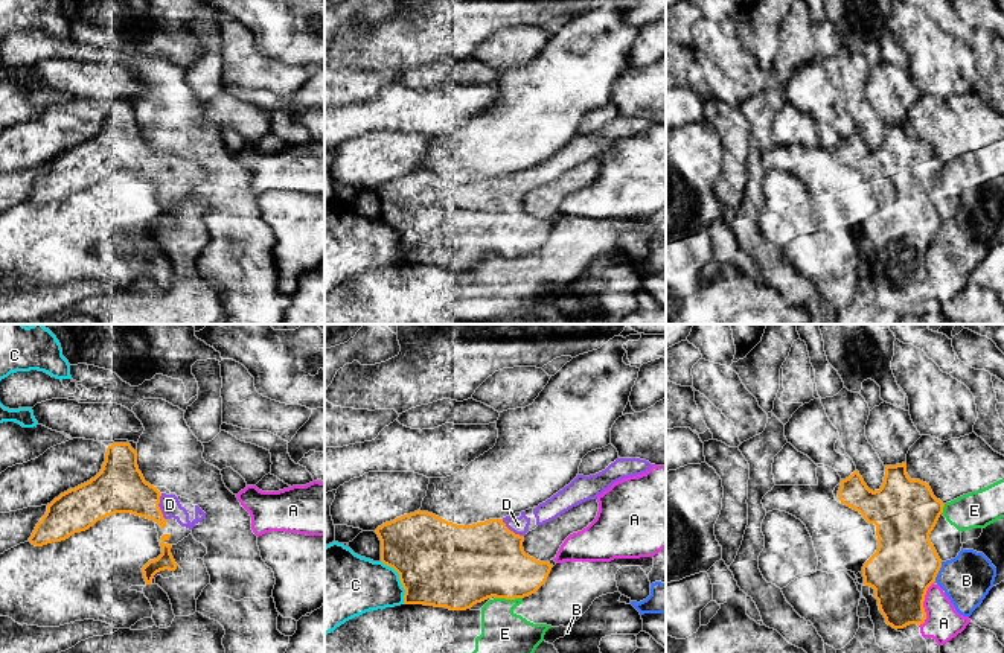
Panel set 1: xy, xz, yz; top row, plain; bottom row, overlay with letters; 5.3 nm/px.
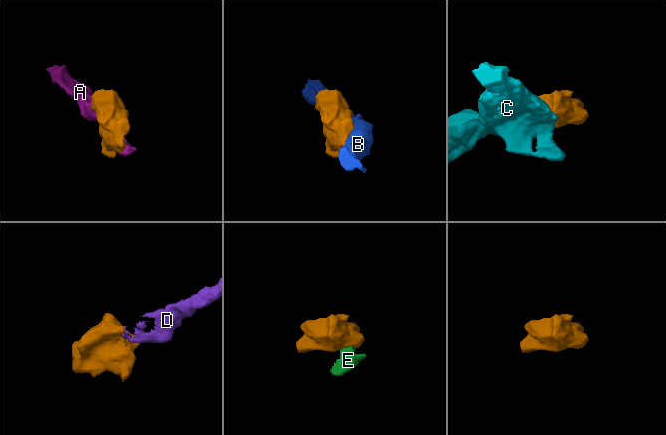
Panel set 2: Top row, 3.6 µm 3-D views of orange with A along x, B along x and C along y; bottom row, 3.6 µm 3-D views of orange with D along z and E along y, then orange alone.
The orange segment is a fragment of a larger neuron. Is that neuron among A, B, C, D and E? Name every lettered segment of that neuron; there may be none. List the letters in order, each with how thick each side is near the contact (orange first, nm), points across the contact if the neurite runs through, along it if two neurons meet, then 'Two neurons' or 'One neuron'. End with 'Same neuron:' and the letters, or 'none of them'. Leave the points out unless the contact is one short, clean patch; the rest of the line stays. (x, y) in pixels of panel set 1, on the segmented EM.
A: Thickness 340 nm (orange) against 190 nm. Two neurons
B: Thickness 340 nm (orange) against 260 nm. Two neurons
C: Thickness 460 nm (orange) against 320 nm. Two neurons
D: Thickness 280 nm (orange) against 110 nm. Path across: xy (119, 487), (159, 507), (169, 504). One neuron
E: Thickness 400 nm (orange) against 220 nm. Boundary: xz (495, 597), (521, 598). Two neurons
Same neuron: D

